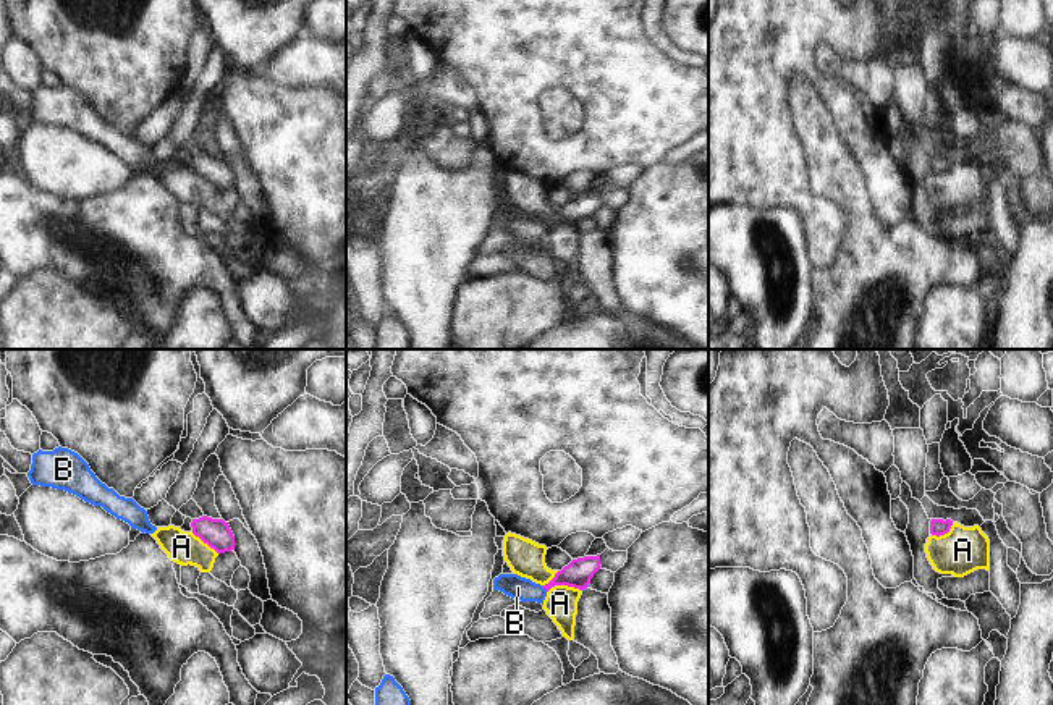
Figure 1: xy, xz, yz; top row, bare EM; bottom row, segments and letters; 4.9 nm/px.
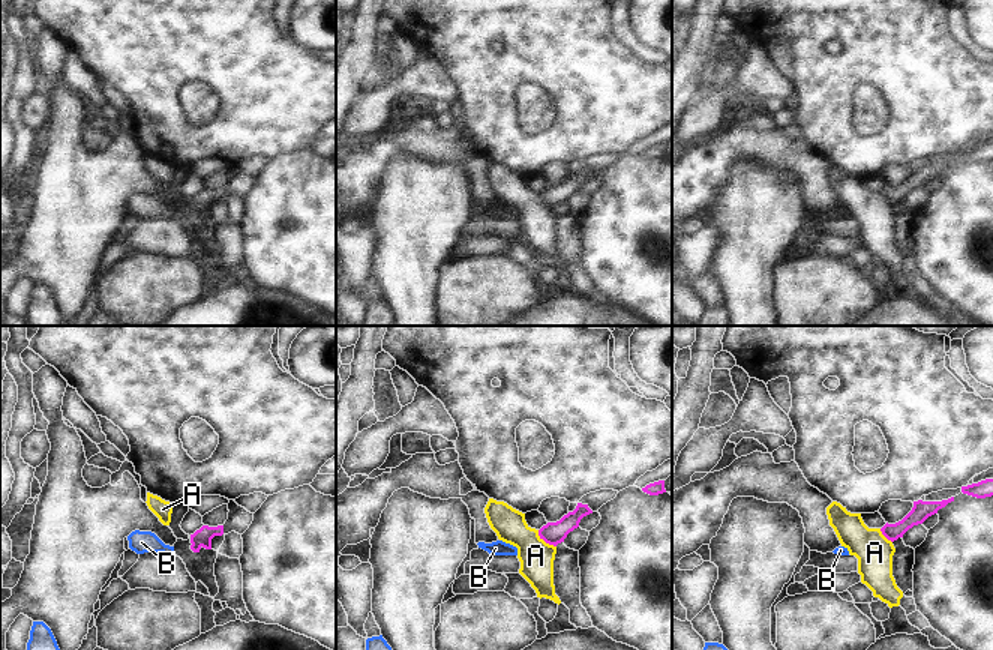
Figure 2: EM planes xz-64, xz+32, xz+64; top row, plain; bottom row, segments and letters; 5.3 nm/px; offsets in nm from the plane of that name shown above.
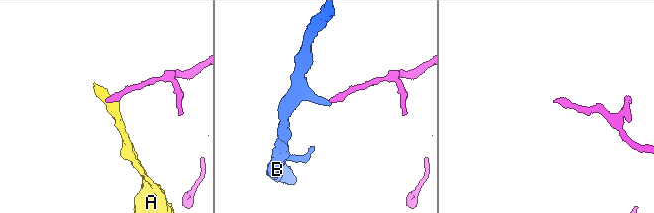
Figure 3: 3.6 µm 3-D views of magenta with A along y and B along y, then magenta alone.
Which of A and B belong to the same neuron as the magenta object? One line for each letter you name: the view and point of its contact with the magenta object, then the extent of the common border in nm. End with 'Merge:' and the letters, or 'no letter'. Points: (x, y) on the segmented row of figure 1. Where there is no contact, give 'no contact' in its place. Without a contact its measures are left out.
B: xz (544, 587) | 50 nm
Merge: B

